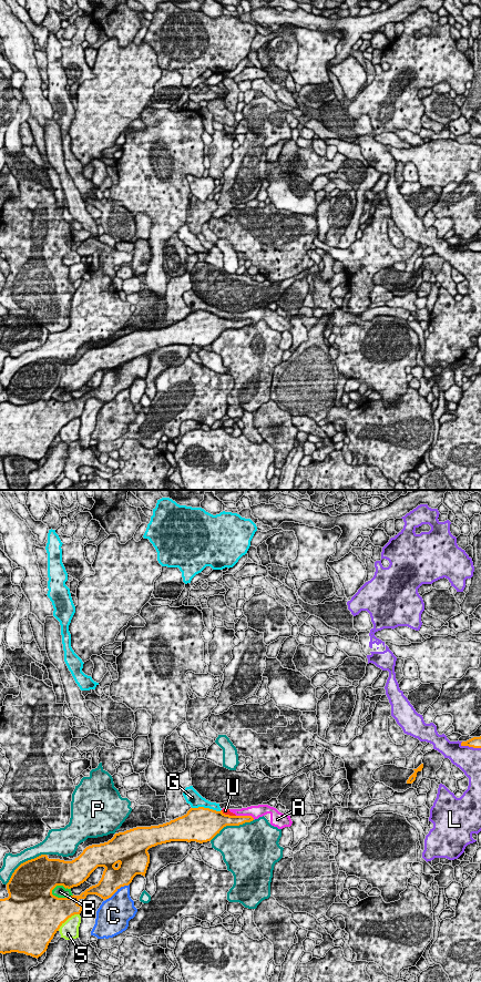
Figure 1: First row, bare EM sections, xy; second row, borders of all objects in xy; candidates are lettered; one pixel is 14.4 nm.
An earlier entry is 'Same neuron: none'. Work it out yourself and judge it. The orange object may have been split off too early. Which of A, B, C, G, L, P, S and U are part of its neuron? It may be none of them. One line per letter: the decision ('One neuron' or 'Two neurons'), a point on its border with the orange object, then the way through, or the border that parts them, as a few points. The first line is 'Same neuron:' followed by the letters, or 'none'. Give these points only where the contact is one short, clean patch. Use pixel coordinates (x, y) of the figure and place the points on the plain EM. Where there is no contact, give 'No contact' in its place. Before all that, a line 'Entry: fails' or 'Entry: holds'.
Entry: holds
Same neuron: none
A: Two neurons. Touches orange at xy (245, 319)
B: Two neurons. Touches orange at xy (61, 401)
C: Two neurons. Touches orange at xy (116, 394)
G: Two neurons. Touches orange at xy (206, 312). Boundary: xy (192, 310), (208, 310), (221, 314)
L: Two neurons. Touches orange at xy (470, 249)
P: Two neurons. Touches orange at xy (23, 366)
S: Two neurons. Touches orange at xy (68, 421)
U: Two neurons. Touches orange at xy (228, 318). Boundary: xy (221, 314), (235, 319)

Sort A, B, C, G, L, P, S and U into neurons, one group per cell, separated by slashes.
A G U / B / C / L / P / S

